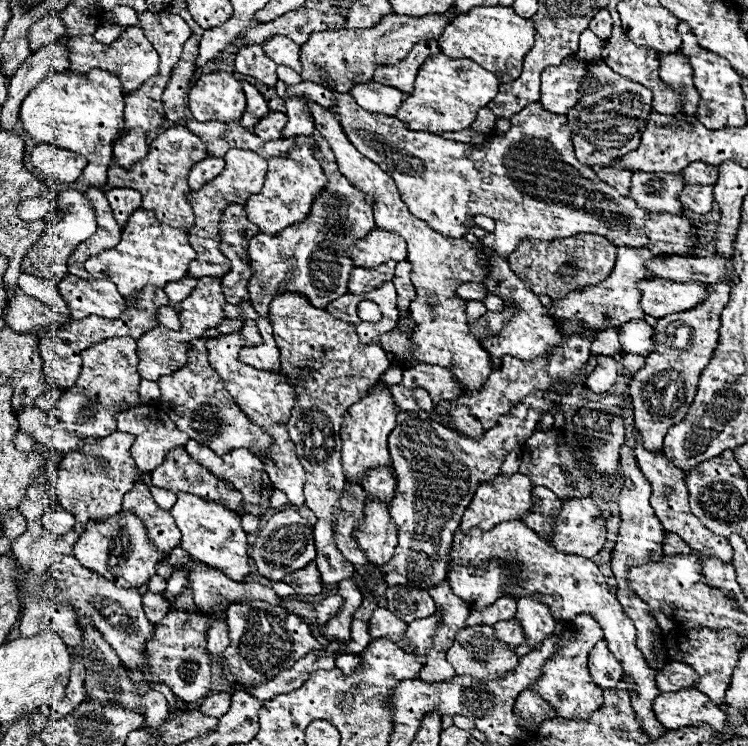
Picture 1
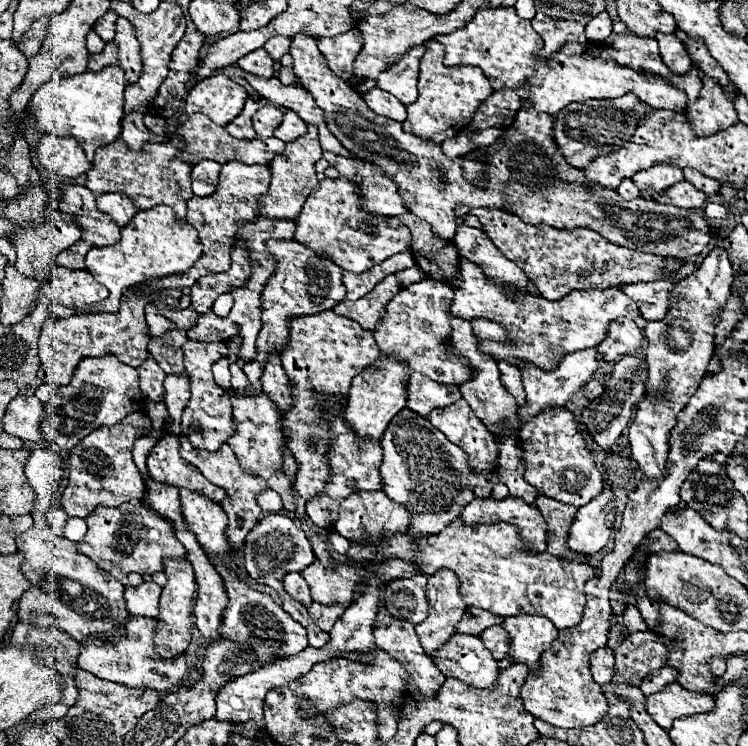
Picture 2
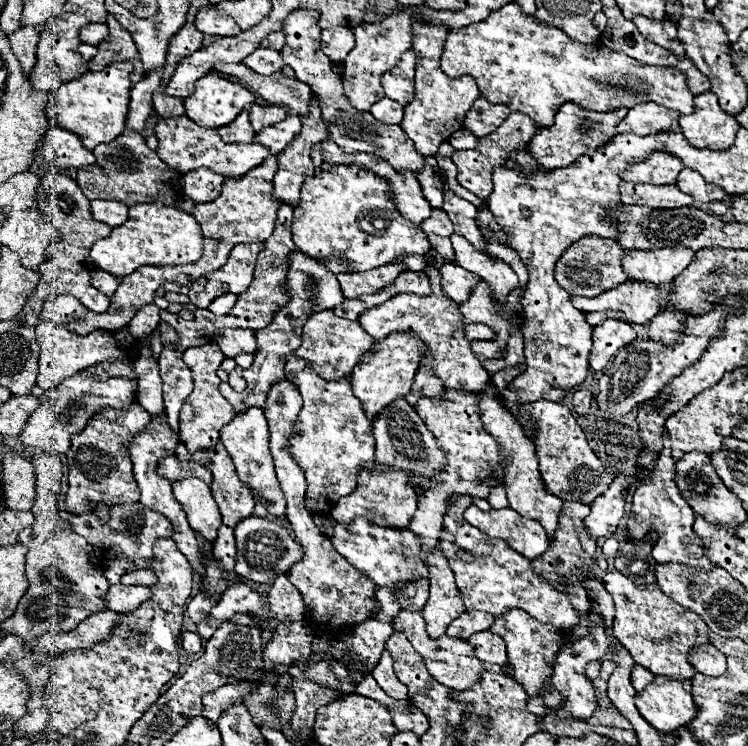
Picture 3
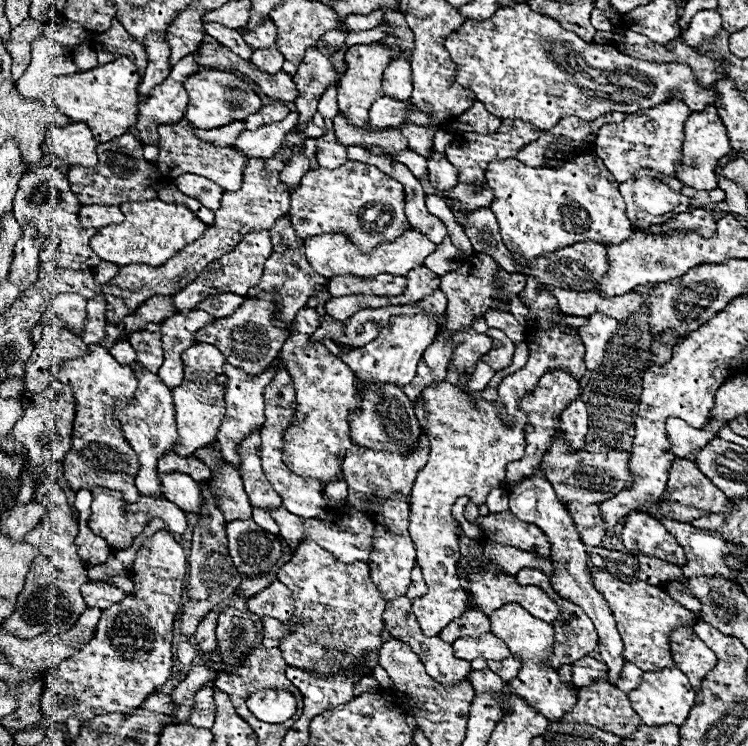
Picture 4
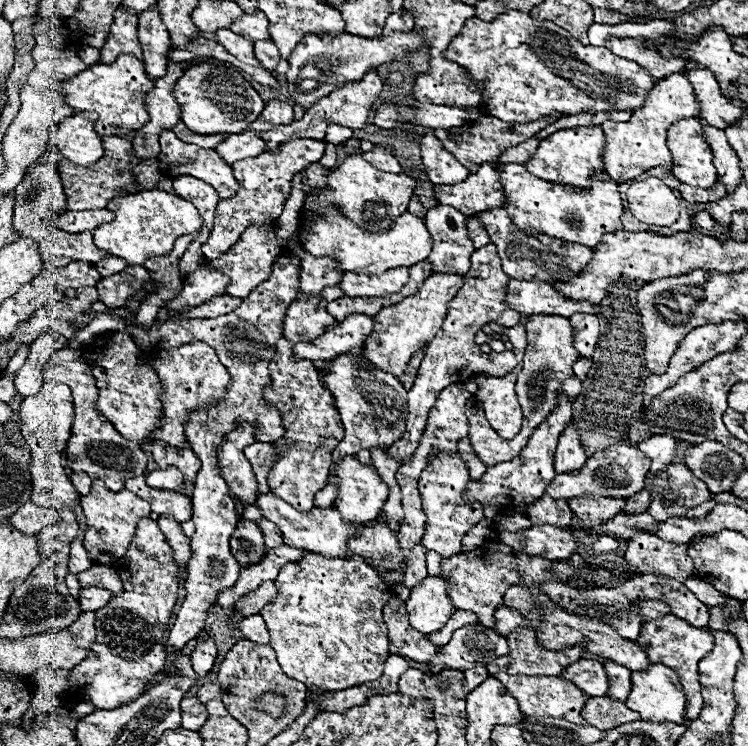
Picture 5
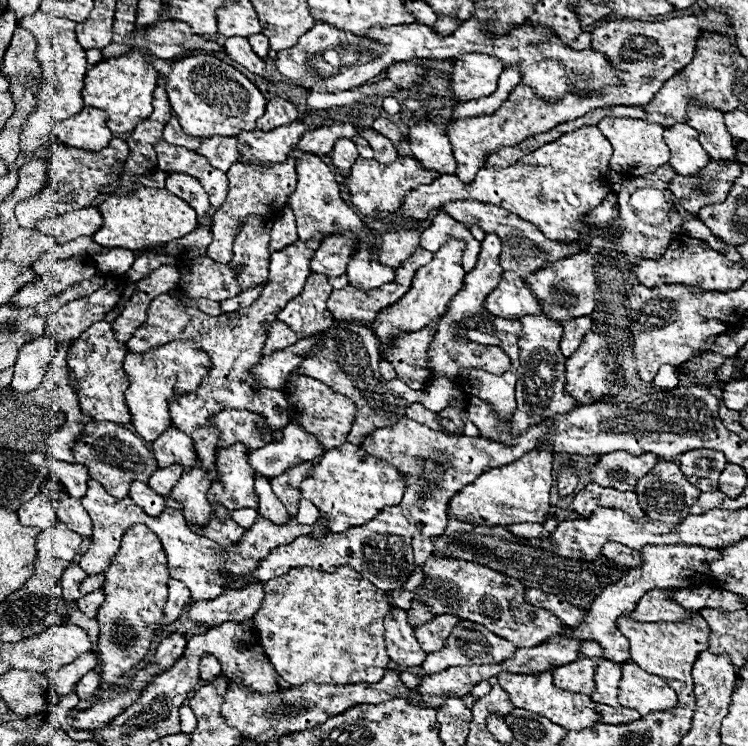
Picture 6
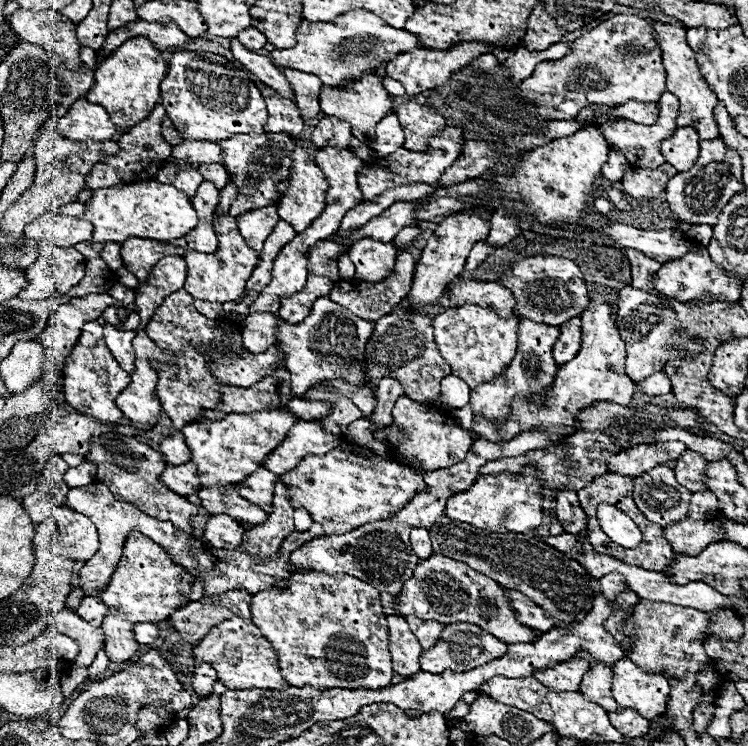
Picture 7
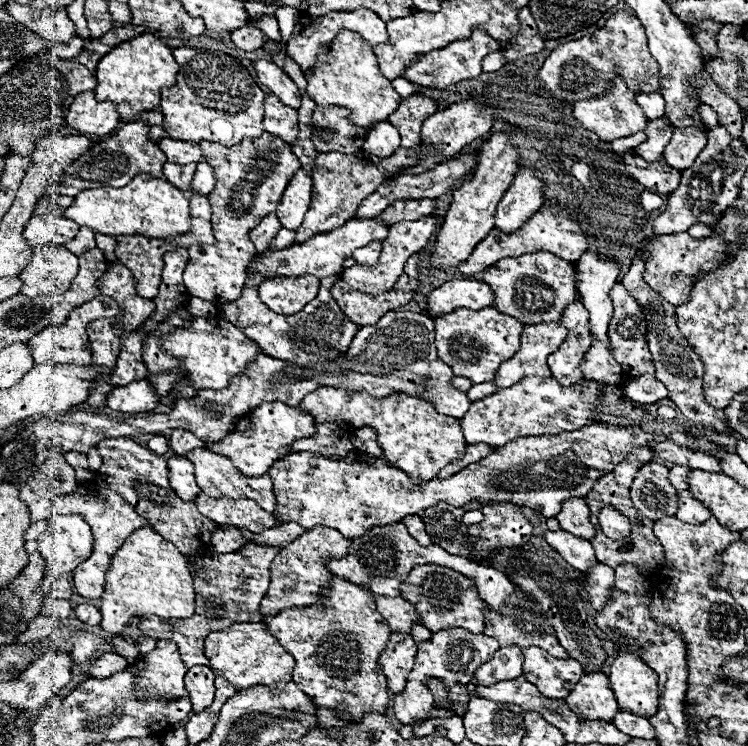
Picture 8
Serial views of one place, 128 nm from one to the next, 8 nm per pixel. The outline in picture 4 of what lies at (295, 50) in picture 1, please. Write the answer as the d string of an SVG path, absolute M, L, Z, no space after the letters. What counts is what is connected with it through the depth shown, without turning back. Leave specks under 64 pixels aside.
M268 20L266 24L260 24L254 32L244 34L244 40L246 40L254 50L258 50L258 48L270 48L270 46L274 46L274 44L276 44L276 36L278 36L278 30L276 30L276 26Z

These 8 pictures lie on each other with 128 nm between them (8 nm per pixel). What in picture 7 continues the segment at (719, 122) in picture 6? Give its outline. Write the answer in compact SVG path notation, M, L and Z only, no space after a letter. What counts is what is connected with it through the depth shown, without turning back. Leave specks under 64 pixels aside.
M652 12L650 14L652 20L662 22L662 24L654 24L656 30L656 38L658 44L662 46L662 60L664 60L664 68L666 68L666 90L676 94L680 100L680 114L678 114L678 126L692 126L696 128L700 140L714 140L718 138L718 124L714 118L714 108L718 104L716 94L708 88L708 84L702 80L698 66L696 66L696 56L690 50L690 46L686 44L686 28L684 24L680 24L676 18L666 16L662 12Z

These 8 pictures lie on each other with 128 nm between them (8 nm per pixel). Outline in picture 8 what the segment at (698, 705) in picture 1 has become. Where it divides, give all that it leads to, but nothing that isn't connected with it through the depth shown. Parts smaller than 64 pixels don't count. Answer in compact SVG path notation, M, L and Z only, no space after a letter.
M626 654L626 656L618 656L612 664L610 664L610 688L616 694L618 706L620 710L628 710L636 716L654 716L654 712L658 710L658 674L638 656Z

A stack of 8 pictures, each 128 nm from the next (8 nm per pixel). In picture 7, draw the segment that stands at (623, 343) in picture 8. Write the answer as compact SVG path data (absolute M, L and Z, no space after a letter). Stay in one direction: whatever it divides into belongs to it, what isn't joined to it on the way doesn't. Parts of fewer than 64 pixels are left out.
M624 286L618 292L618 330L622 340L626 342L626 374L638 384L646 376L660 372L668 360L686 354L700 354L704 348L704 338L694 338L686 330L678 326L678 314L670 308L670 302L664 296L656 296L646 290L638 290L632 286Z

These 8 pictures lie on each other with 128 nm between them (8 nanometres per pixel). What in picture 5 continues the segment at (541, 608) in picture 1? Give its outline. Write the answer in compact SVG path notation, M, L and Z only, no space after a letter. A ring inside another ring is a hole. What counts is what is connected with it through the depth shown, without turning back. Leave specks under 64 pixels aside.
M498 606L496 612L494 612L494 618L496 618L494 630L504 638L508 638L518 628L528 628L530 626L528 618L522 616L520 610L512 610L512 608L506 608L506 606ZM498 674L498 680L518 700L518 706L526 716L550 716L574 724L586 724L580 712L588 696L574 684L568 684L568 680L562 680L560 676L510 676L510 674Z

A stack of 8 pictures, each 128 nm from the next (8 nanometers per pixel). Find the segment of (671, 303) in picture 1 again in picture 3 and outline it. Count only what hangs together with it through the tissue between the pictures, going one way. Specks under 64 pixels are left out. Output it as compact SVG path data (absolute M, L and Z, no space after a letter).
M626 282L596 298L570 296L570 300L580 312L622 312L632 324L648 324L660 312L660 290L652 282Z

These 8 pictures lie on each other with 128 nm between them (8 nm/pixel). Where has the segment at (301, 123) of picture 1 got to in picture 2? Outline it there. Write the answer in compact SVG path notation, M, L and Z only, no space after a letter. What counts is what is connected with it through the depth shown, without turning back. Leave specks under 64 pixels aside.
M288 110L288 112L284 114L282 124L274 130L274 136L280 138L282 142L292 142L292 140L296 140L298 136L304 136L304 134L306 134L306 128L308 128L308 124L306 124L304 120L300 120L298 114L294 114L294 112Z

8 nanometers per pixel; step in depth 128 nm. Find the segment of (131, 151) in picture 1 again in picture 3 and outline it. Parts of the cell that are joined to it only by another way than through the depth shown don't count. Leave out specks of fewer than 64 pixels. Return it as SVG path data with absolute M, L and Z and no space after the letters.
M162 70L150 72L142 82L132 88L132 100L128 104L128 122L126 128L132 132L142 132L146 120L152 116L152 94L160 86Z

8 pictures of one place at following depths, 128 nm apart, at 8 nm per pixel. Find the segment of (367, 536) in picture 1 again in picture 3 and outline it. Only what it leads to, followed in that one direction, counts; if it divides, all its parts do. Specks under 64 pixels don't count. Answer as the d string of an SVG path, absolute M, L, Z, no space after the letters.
M374 466L372 470L362 470L358 478L358 488L352 494L342 496L330 514L338 524L350 524L356 516L362 516L378 526L408 528L418 508L416 494L408 484L410 484L410 472L404 472L404 470L392 470L392 468L382 470L378 466Z

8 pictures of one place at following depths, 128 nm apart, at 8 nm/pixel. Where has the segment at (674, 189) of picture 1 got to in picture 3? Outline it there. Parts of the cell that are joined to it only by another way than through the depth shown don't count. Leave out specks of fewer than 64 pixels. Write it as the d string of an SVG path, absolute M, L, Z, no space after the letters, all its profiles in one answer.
M654 152L644 162L632 164L624 174L622 180L628 182L646 182L646 184L676 184L678 172L684 168L684 164L670 156L668 152Z

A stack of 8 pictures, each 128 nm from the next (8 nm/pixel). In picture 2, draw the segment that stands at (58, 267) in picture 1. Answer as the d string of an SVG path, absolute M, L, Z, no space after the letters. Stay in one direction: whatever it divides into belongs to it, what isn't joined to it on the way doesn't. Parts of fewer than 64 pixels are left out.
M52 200L46 206L46 220L44 220L44 224L38 226L38 228L20 230L18 236L16 236L16 242L12 242L14 248L16 248L16 252L18 252L18 272L28 274L30 278L34 278L38 282L50 278L50 272L56 266L56 256L62 250L66 250L72 244L76 244L80 238L82 238L82 228L76 224L76 220L70 214L64 214L56 206L56 202Z

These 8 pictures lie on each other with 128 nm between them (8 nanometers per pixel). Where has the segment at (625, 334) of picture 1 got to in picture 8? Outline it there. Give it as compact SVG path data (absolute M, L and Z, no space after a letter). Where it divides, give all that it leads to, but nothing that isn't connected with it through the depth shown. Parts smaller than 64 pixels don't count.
M578 300L564 310L560 322L568 328L568 336L562 346L548 356L548 366L552 370L552 378L560 384L578 384L578 380L582 380L580 362L590 348L588 312Z

